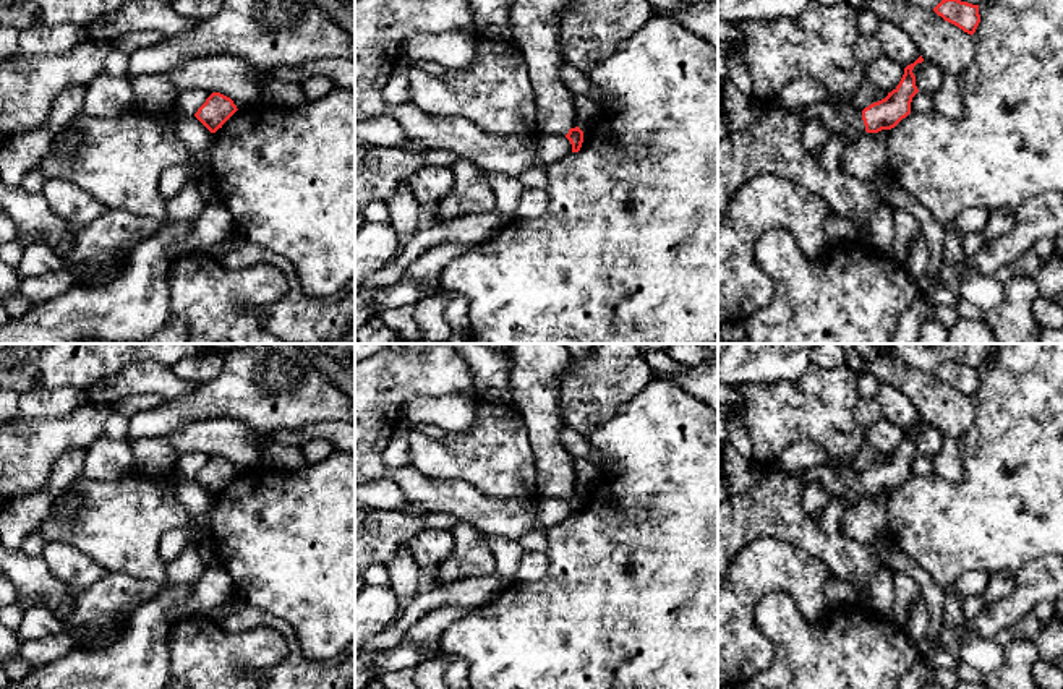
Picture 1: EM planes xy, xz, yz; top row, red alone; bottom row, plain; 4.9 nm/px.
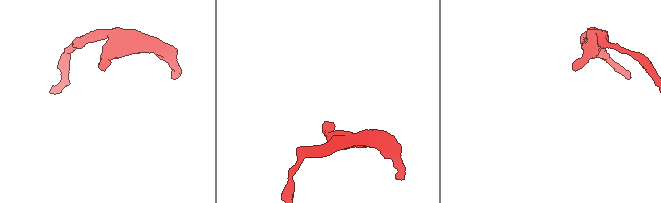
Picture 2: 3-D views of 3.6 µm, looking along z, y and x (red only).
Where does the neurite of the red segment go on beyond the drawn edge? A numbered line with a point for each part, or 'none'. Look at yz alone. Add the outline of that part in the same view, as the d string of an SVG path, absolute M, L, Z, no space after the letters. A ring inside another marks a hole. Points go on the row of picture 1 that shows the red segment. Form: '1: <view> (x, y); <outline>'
1: yz (840, 117); M830 97L828 101L799 109L805 122L822 122L830 135L843 136L847 144L859 141L867 131L862 120L862 110L851 105L849 101Z

